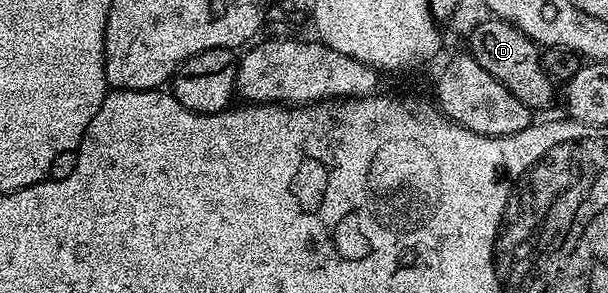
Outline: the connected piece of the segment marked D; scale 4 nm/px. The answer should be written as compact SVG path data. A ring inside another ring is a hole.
M486 16L483 22L476 23L474 31L470 34L468 53L476 60L476 64L480 64L480 68L484 68L484 72L488 72L488 76L496 76L496 80L500 80L500 84L504 84L504 88L508 88L508 92L512 92L512 96L516 96L516 100L520 100L520 104L524 104L531 112L546 110L553 104L556 82L544 68L542 50L537 42L533 42L527 34L520 32L520 28L516 28L511 22Z

